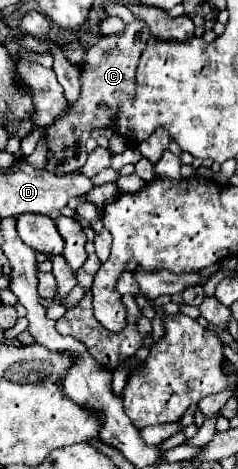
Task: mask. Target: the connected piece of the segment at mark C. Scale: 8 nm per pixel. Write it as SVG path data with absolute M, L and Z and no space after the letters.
M135 19L133 23L127 23L121 33L105 35L93 47L89 47L85 55L85 67L81 69L83 89L79 101L73 107L69 107L67 113L45 131L47 145L53 153L51 161L47 161L47 169L51 173L63 175L77 171L85 165L85 141L89 139L91 131L95 127L107 127L107 123L113 121L113 115L119 109L119 105L135 95L135 69L149 37L151 35L147 23Z

